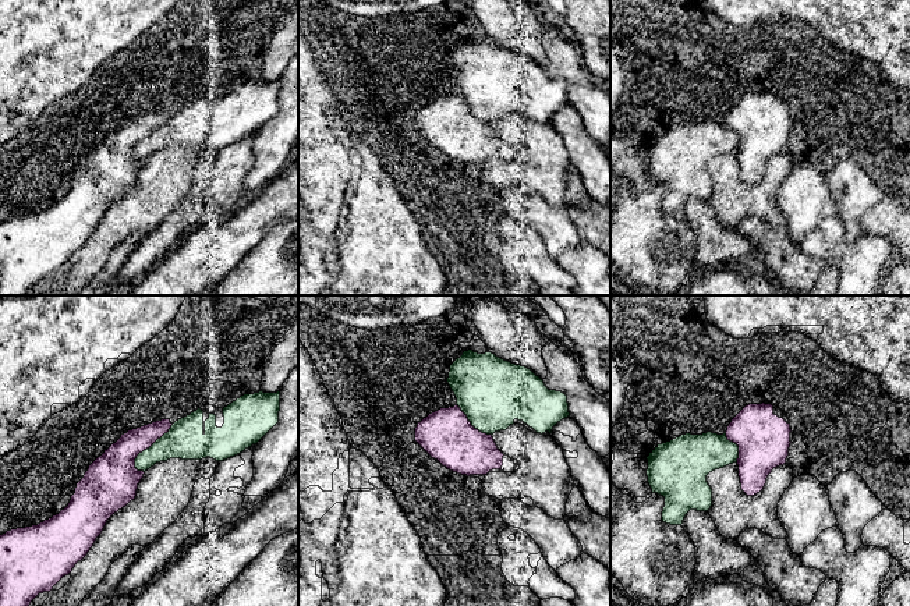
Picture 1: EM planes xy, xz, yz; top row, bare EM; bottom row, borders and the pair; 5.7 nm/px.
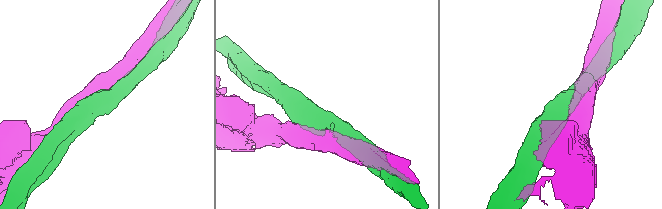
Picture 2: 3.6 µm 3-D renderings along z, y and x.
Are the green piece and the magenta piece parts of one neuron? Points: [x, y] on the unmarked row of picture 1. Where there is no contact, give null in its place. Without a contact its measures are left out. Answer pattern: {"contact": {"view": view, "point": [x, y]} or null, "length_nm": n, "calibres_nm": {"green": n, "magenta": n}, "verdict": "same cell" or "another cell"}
{"contact": {"view": "xy", "point": [149, 135]}, "length_nm": 340, "calibres_nm": {"green": 220, "magenta": 240}, "verdict": "another cell"}

